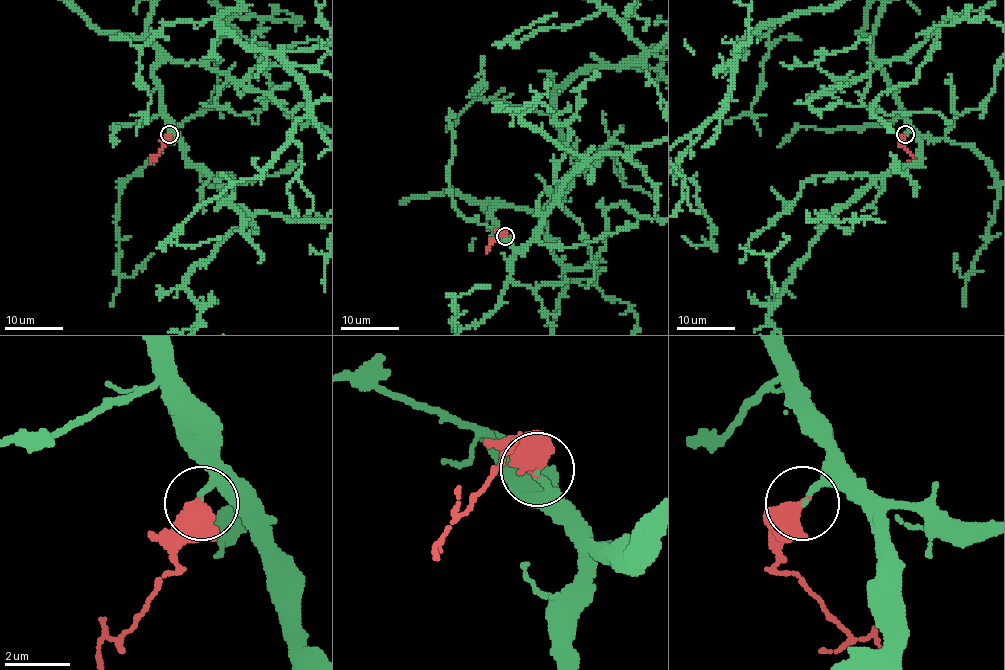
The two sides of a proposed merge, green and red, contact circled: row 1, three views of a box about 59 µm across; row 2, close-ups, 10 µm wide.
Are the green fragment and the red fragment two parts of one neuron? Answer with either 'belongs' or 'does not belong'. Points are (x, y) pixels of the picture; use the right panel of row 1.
belongs

